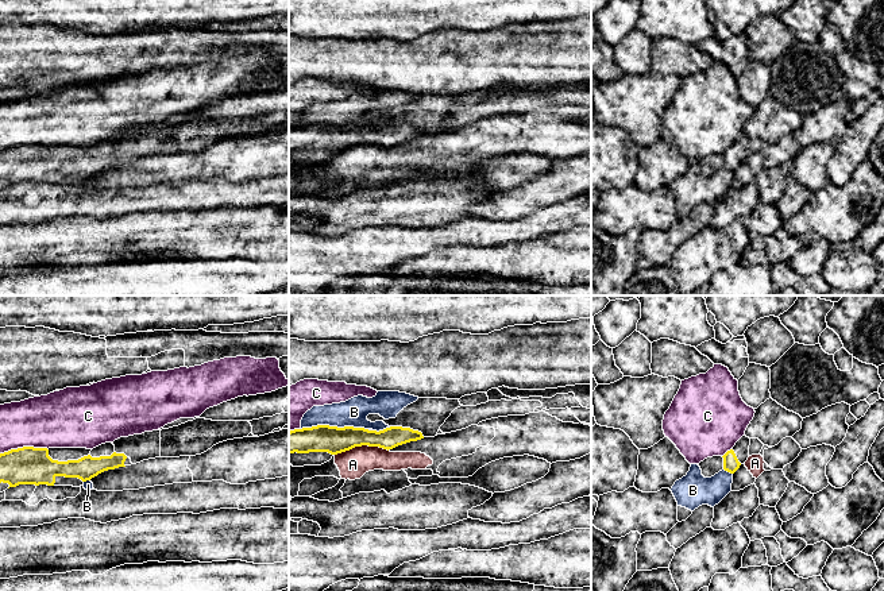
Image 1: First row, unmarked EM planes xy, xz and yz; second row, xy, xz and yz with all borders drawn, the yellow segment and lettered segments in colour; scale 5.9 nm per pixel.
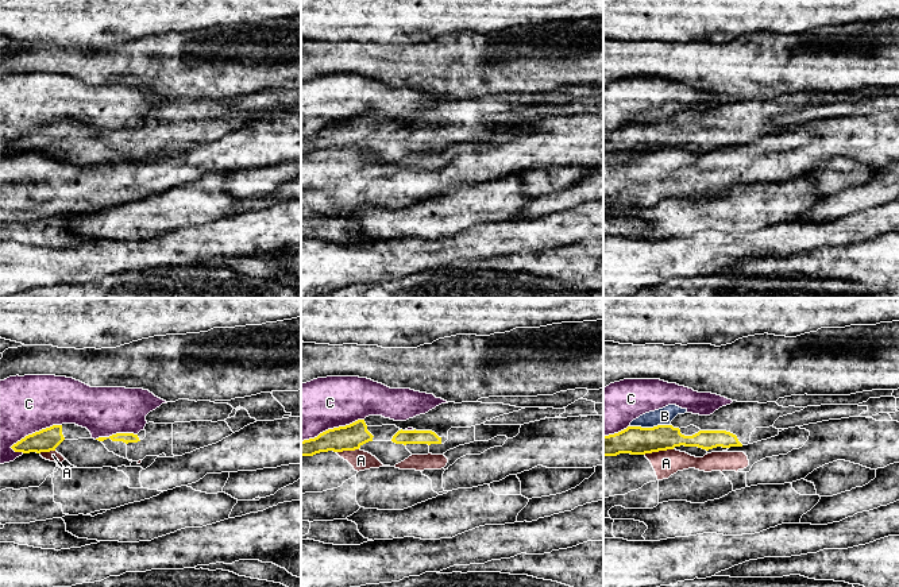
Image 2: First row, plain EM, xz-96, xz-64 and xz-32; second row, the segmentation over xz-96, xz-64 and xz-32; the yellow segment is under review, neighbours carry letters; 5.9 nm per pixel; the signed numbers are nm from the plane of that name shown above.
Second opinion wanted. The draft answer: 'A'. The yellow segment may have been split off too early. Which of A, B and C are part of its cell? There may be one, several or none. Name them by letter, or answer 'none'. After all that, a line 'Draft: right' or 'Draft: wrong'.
none
Draft: wrong

